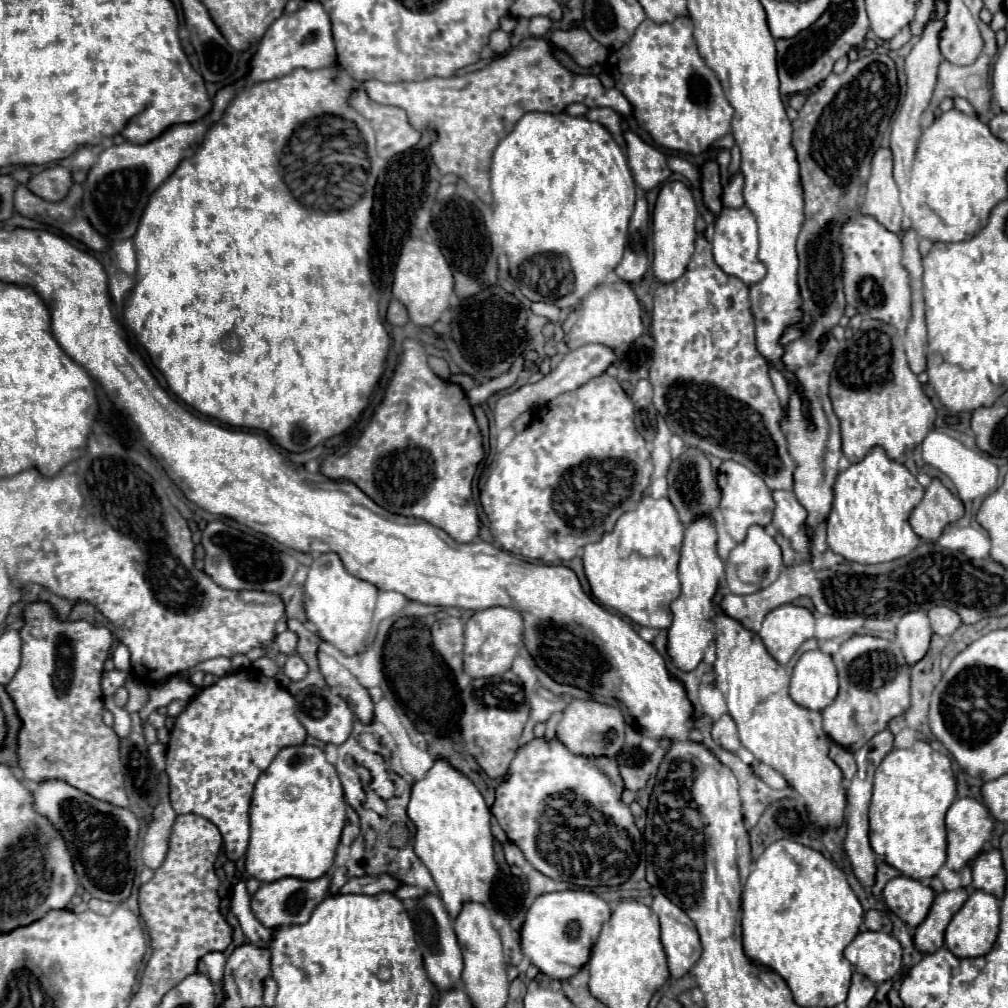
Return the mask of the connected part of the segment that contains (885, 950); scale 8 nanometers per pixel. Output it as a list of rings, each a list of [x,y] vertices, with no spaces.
[[[880,931],[858,933],[844,949],[844,957],[876,985],[892,979],[902,965],[902,947],[894,935]]]

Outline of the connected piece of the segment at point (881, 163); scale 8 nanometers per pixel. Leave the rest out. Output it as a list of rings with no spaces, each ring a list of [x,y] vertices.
[[[878,149],[872,157],[872,171],[866,183],[866,195],[860,213],[876,217],[876,221],[880,221],[880,225],[892,233],[902,231],[902,207],[898,201],[896,183],[892,179],[890,149]]]

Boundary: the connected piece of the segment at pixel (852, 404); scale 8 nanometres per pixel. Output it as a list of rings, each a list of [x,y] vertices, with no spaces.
[[[864,319],[854,337],[846,341],[846,349],[840,353],[832,373],[830,399],[842,427],[842,451],[850,463],[862,461],[868,449],[872,449],[874,445],[884,447],[888,457],[892,457],[894,461],[902,461],[932,431],[936,419],[936,409],[932,401],[924,393],[918,377],[908,367],[904,339],[892,325],[876,319]]]

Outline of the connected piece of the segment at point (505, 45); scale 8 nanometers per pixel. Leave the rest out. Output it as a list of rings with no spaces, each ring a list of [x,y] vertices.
[[[494,31],[492,35],[490,35],[490,49],[494,51],[494,53],[498,53],[498,55],[502,55],[502,53],[506,53],[508,49],[510,49],[510,35],[508,33],[504,33],[504,31]]]

